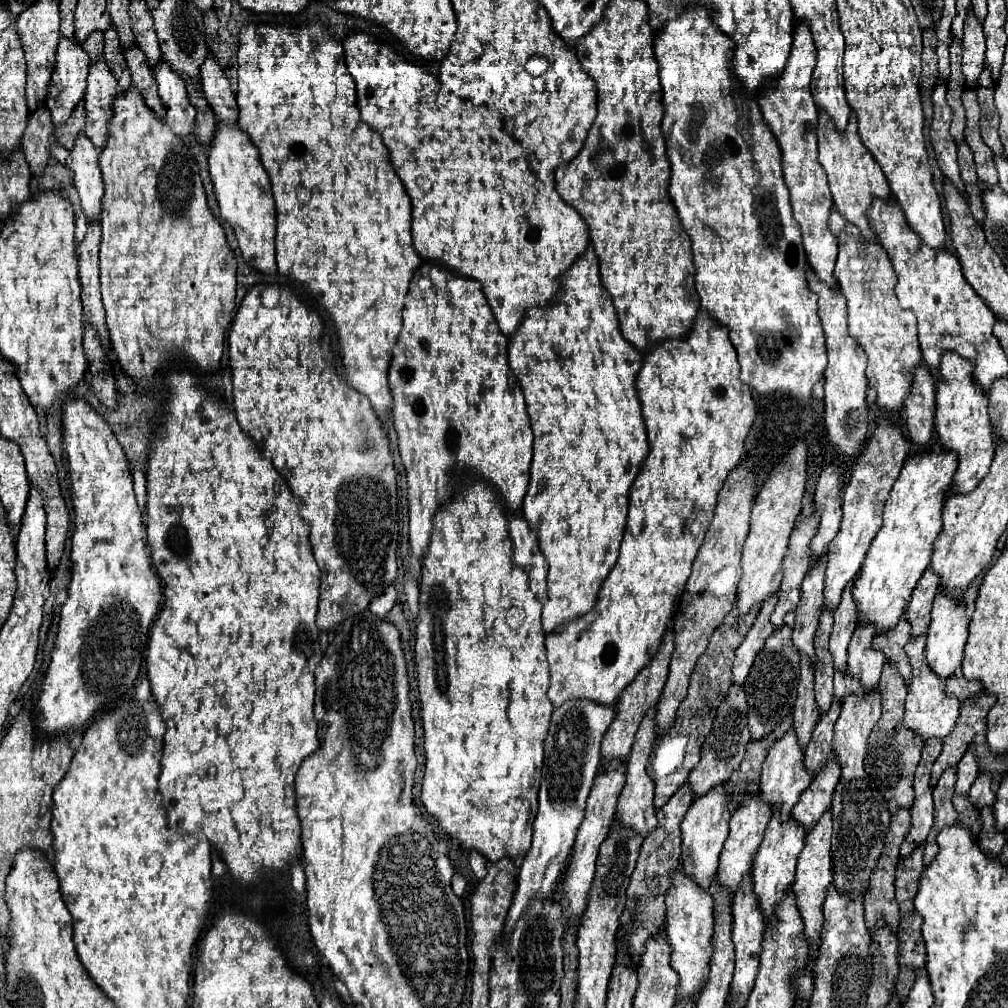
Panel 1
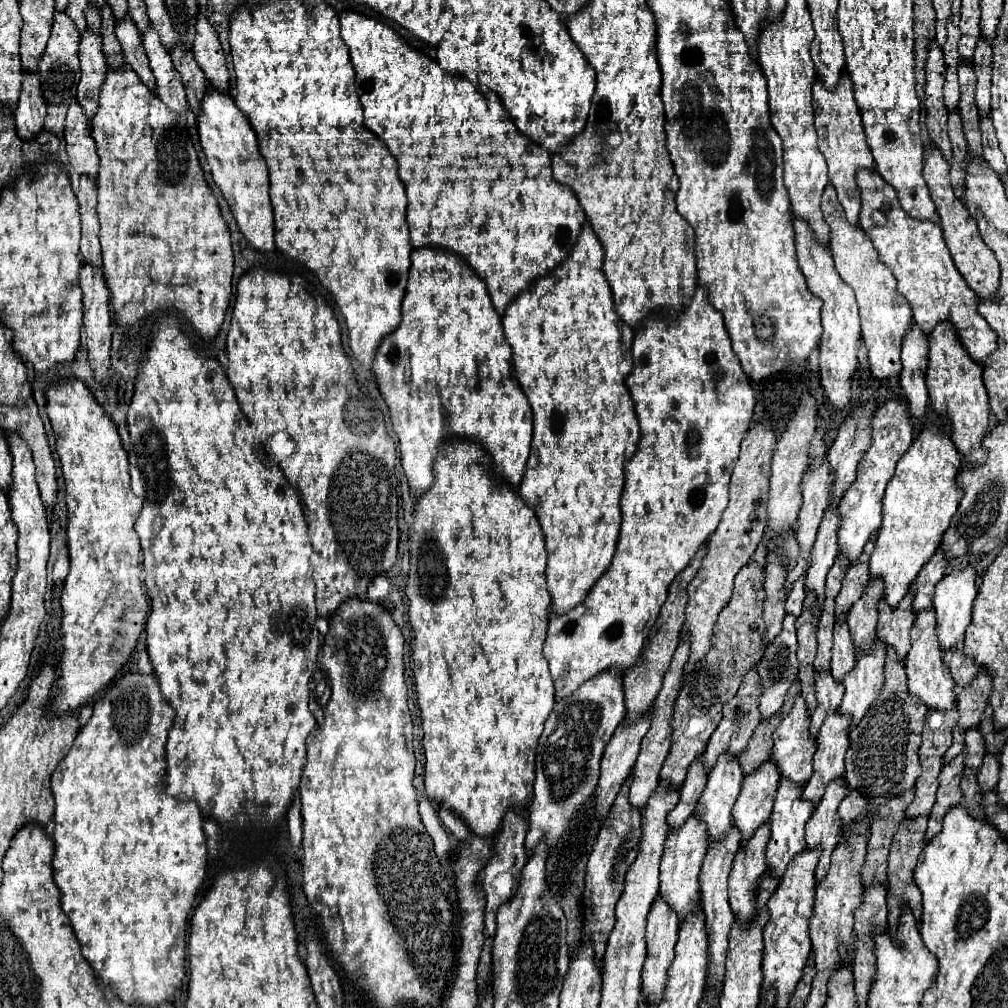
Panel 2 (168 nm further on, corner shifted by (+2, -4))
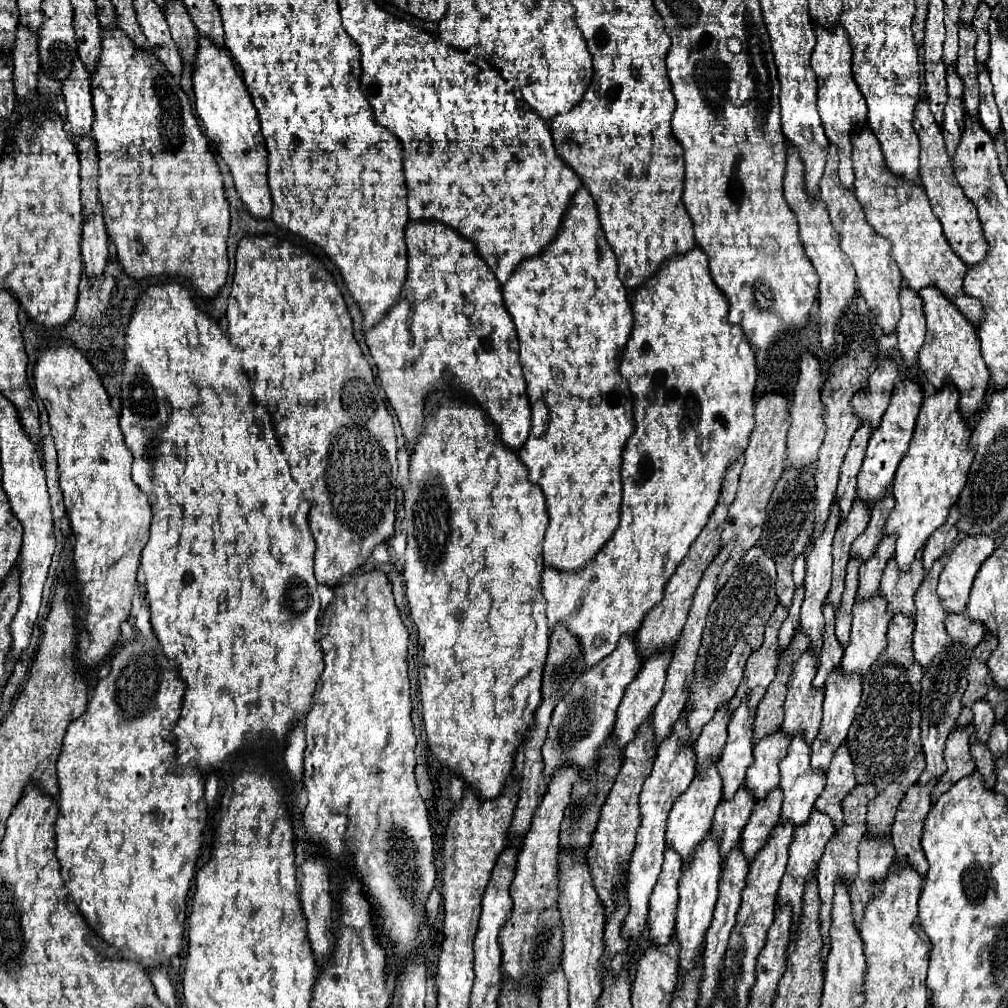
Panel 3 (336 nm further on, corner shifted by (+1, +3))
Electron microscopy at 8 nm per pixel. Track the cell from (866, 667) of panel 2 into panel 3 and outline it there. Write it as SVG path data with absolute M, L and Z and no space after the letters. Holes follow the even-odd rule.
M871 597L871 601L855 601L853 605L853 627L851 627L851 643L845 649L845 655L841 659L845 673L859 673L861 677L867 675L879 653L887 647L887 627L891 621L891 613L887 613L887 601L879 597Z

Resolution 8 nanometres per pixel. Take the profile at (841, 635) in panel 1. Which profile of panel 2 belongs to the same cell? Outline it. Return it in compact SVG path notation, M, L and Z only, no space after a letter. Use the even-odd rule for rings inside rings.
M872 538L866 548L862 550L860 558L850 566L850 570L846 572L844 580L842 580L842 590L836 596L836 620L840 620L842 616L846 616L852 608L852 604L862 596L862 592L868 586L870 580L870 572L868 572L868 558L872 554L876 538Z

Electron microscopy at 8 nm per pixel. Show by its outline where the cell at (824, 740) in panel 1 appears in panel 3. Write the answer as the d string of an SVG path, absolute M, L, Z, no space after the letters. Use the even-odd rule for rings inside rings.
M831 603L823 605L823 615L825 615L825 631L823 631L823 647L821 647L821 657L819 657L819 669L813 679L815 687L823 687L829 673L841 663L843 657L843 647L839 645L835 637L835 607Z

